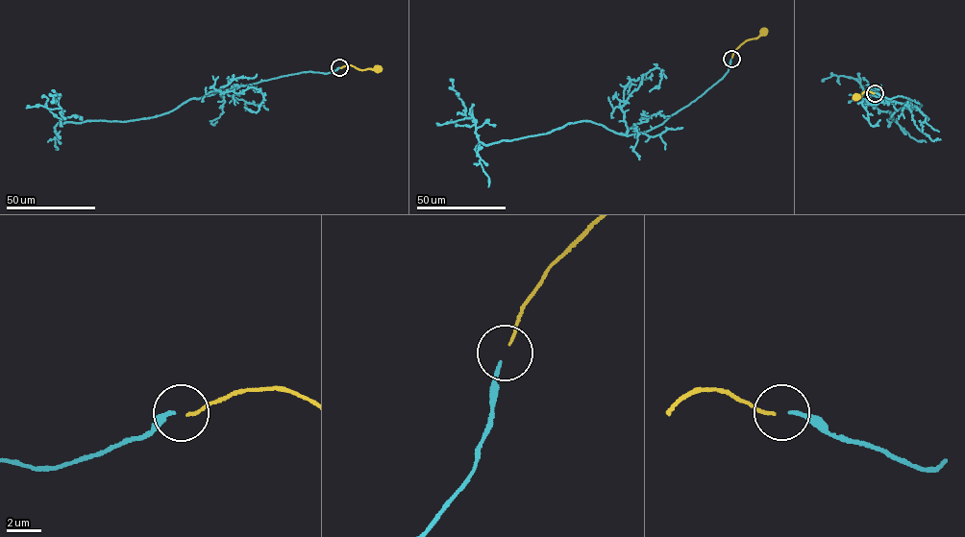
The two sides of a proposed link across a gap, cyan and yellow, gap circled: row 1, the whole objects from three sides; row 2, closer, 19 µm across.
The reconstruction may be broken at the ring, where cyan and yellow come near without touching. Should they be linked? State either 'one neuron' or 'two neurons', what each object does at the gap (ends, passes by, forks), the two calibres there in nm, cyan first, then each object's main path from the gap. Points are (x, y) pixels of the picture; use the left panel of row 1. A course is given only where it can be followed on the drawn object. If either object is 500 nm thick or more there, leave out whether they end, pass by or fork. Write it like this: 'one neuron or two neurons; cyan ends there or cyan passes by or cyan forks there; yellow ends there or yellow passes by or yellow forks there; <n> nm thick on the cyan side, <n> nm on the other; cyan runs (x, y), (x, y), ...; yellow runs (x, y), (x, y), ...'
one neuron; cyan ends there; yellow ends there; 200 nm thick on the cyan side, 170 nm on the other; cyan runs (339, 67), (231, 87), (135, 120), (61, 123), (61, 95), (53, 95), (51, 103); yellow runs (340, 67), (347, 65), (359, 69), (379, 68)

